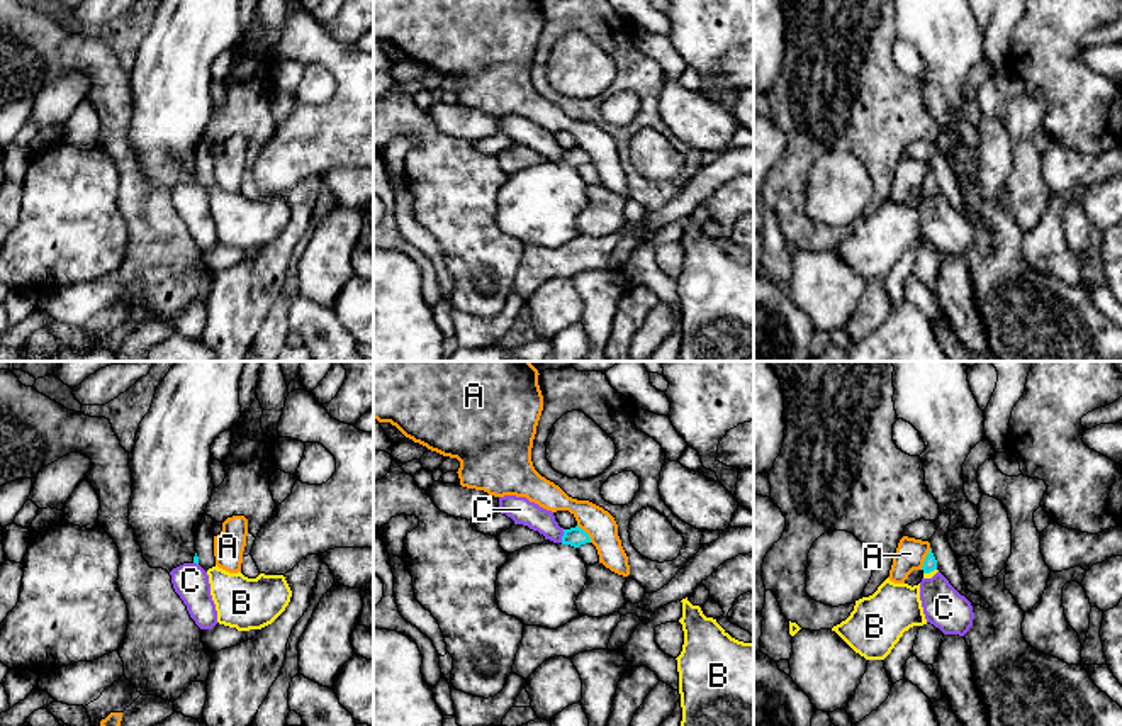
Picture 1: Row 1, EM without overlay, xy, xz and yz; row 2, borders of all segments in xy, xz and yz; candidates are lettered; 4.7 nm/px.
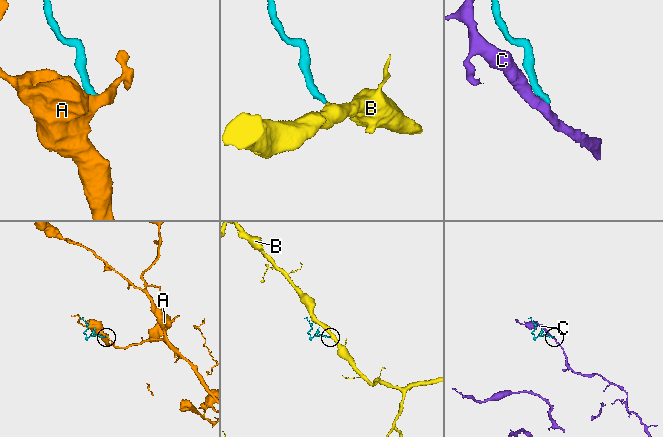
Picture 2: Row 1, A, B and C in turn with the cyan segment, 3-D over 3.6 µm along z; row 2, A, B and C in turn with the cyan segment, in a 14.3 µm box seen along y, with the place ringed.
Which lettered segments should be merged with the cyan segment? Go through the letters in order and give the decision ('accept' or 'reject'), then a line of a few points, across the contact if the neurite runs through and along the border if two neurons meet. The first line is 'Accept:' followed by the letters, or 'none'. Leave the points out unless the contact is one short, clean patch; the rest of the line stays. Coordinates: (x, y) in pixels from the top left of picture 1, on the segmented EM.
Accept: B
A: reject; line yz (931, 548), (920, 569)
B: accept; line yz (931, 564), (929, 572), (925, 575)
C: reject; line xz (564, 530), (560, 541)

